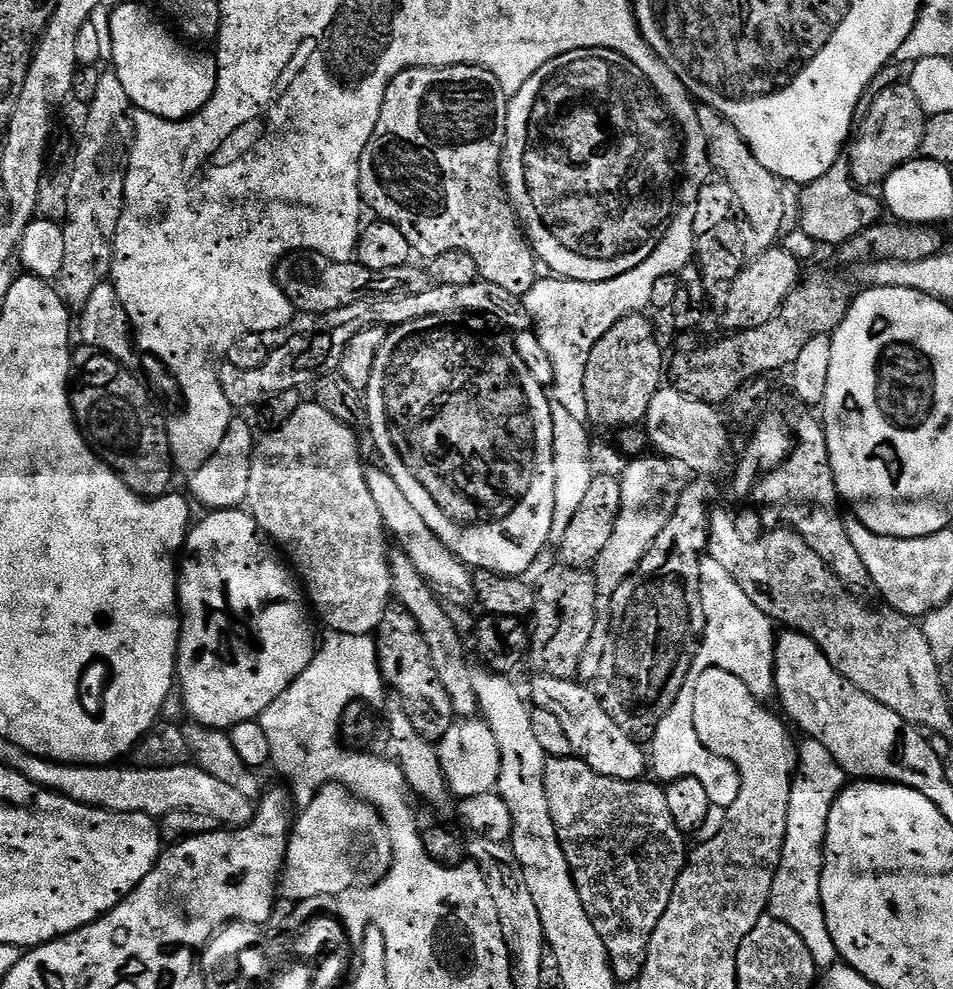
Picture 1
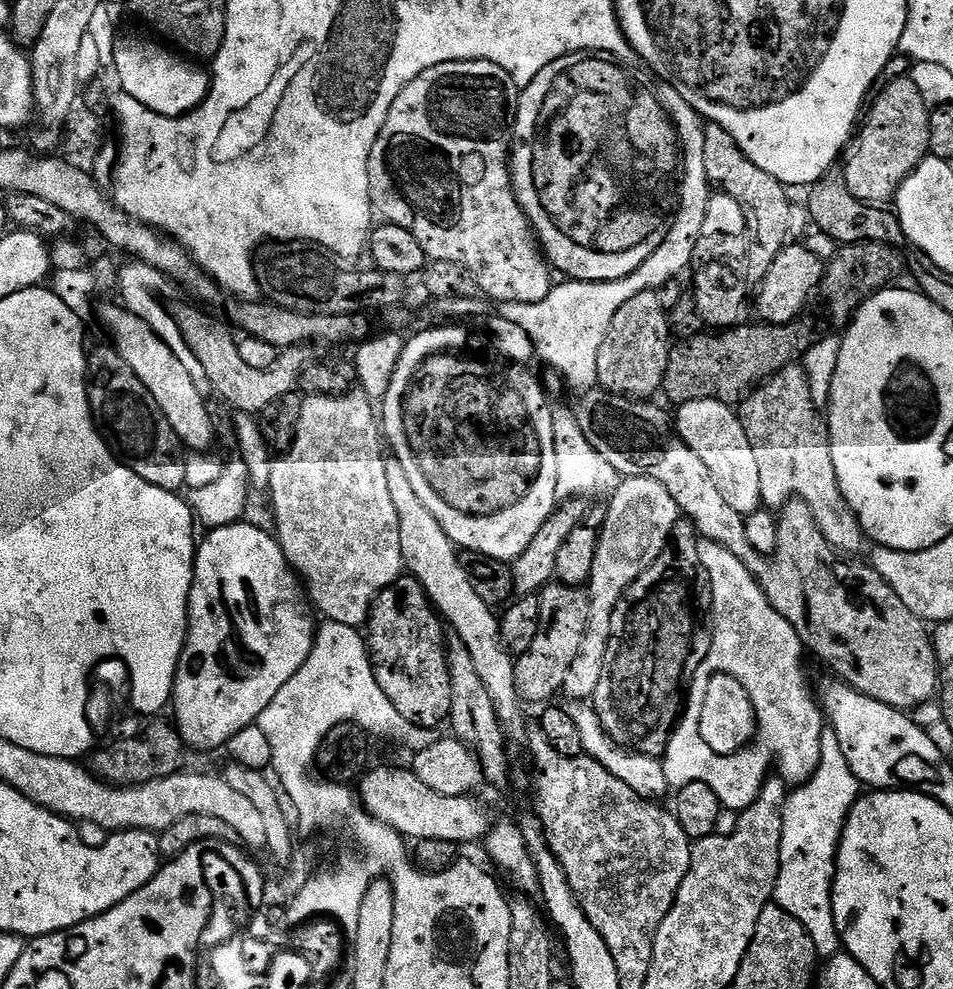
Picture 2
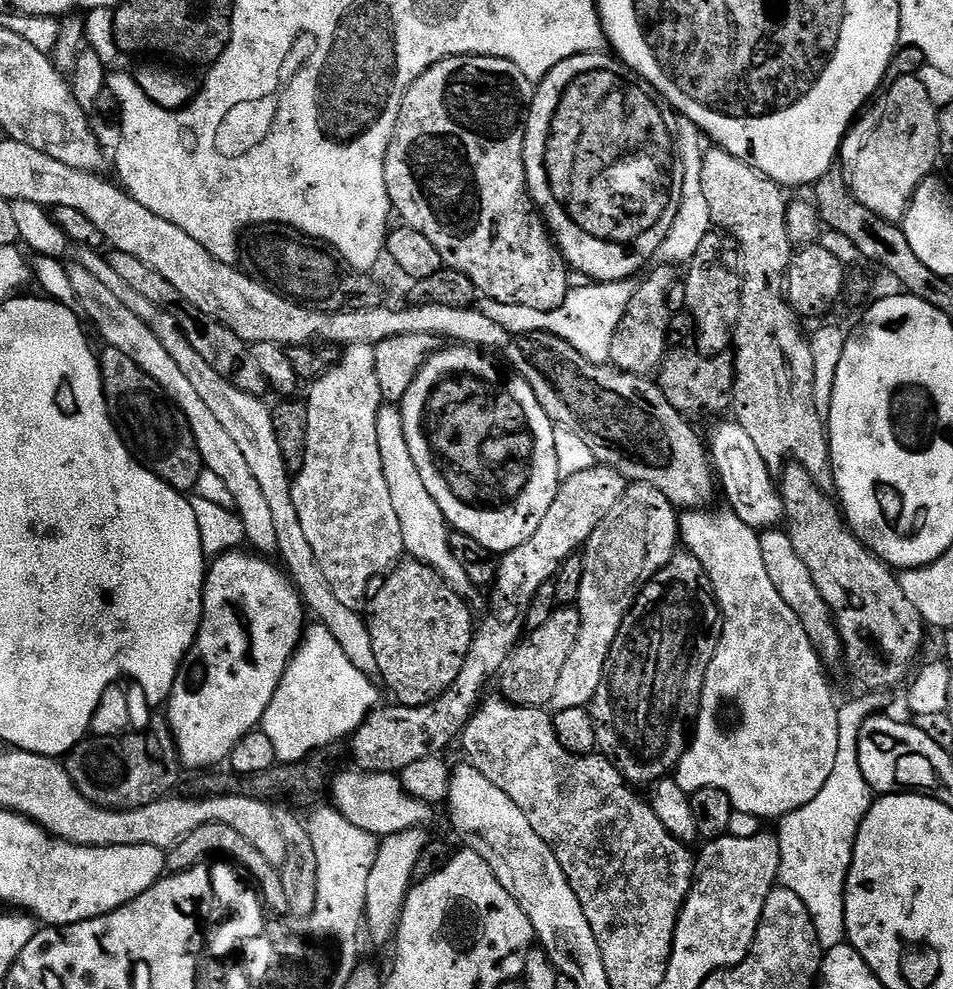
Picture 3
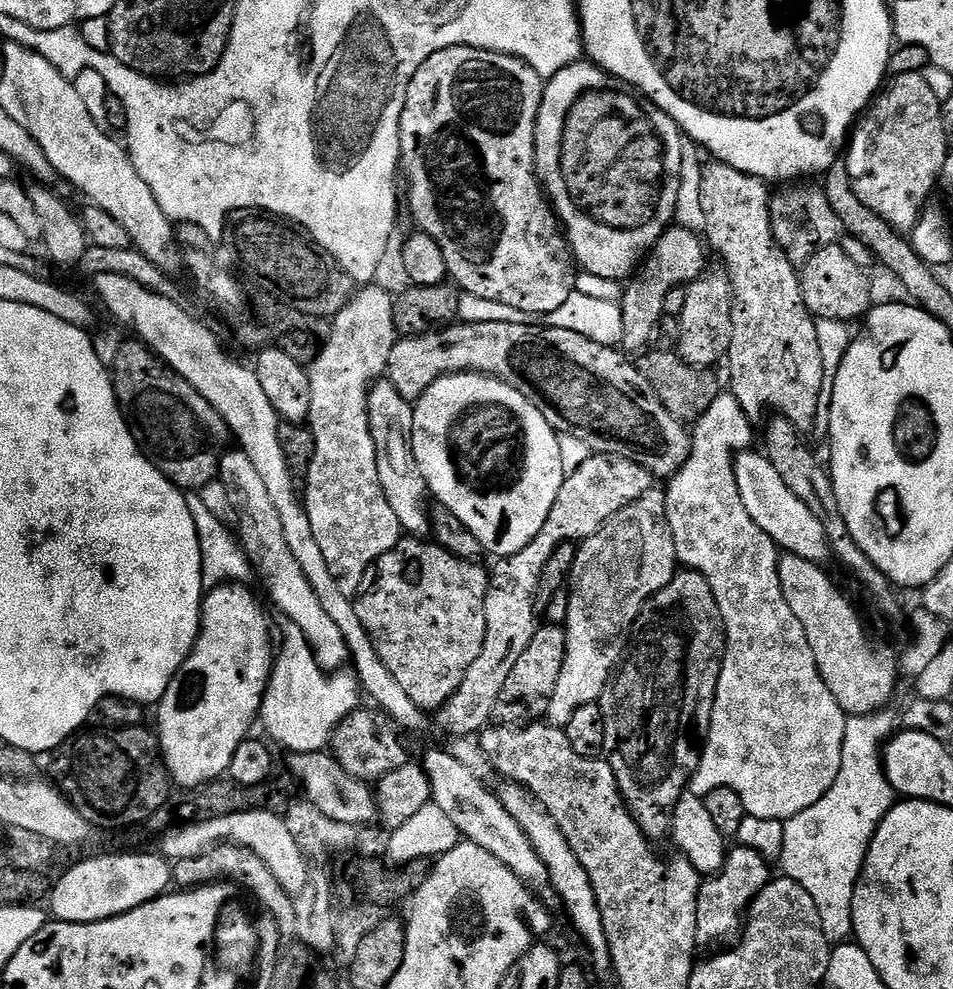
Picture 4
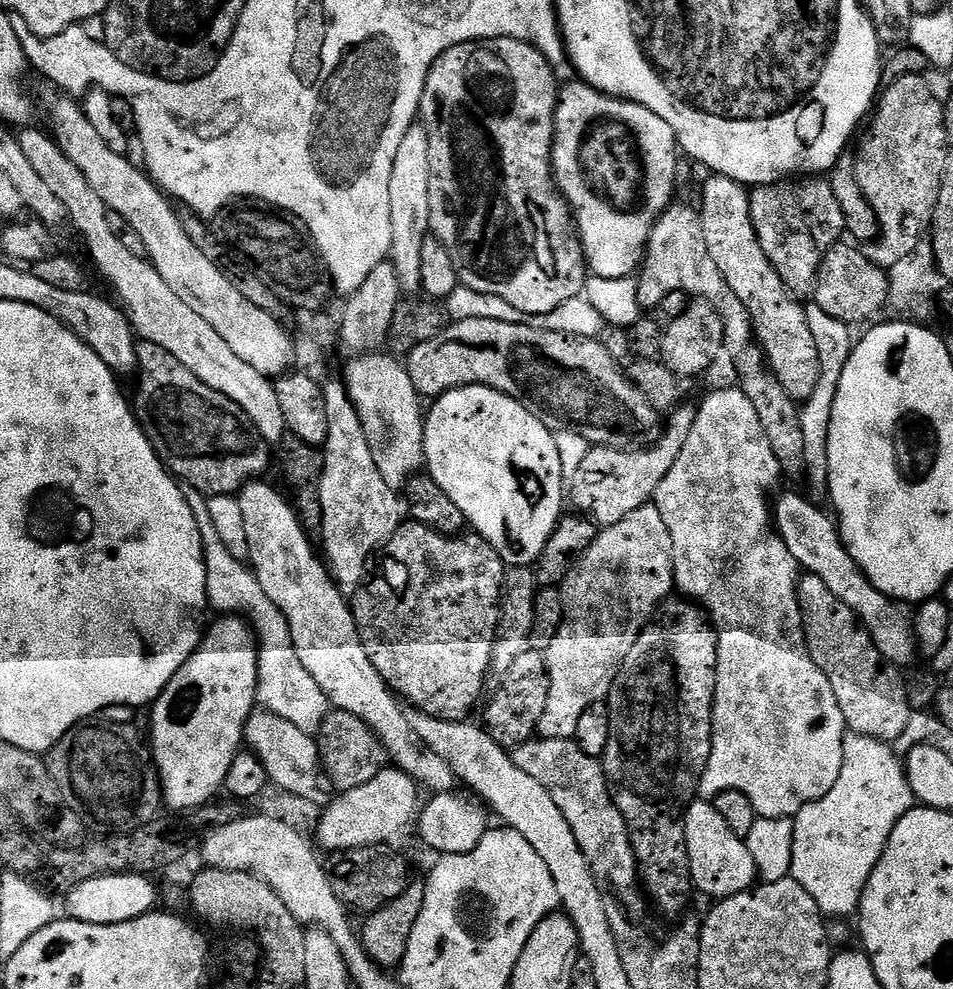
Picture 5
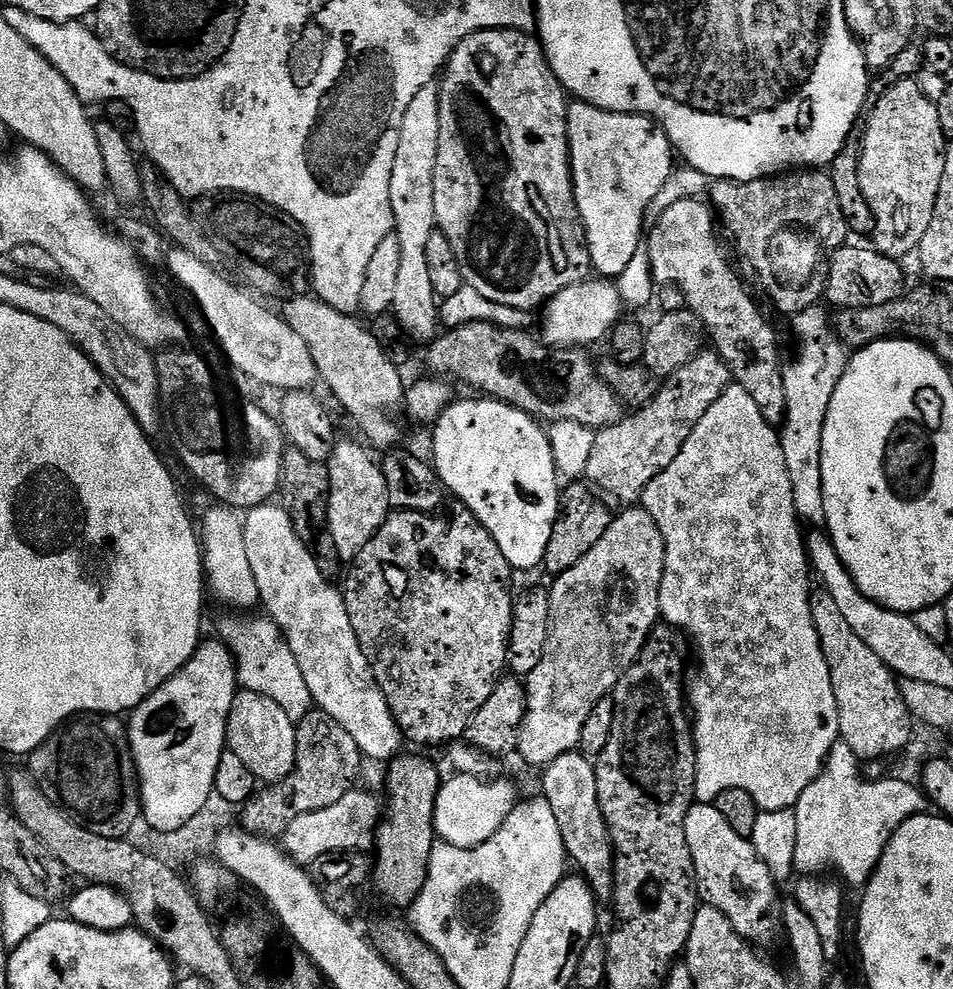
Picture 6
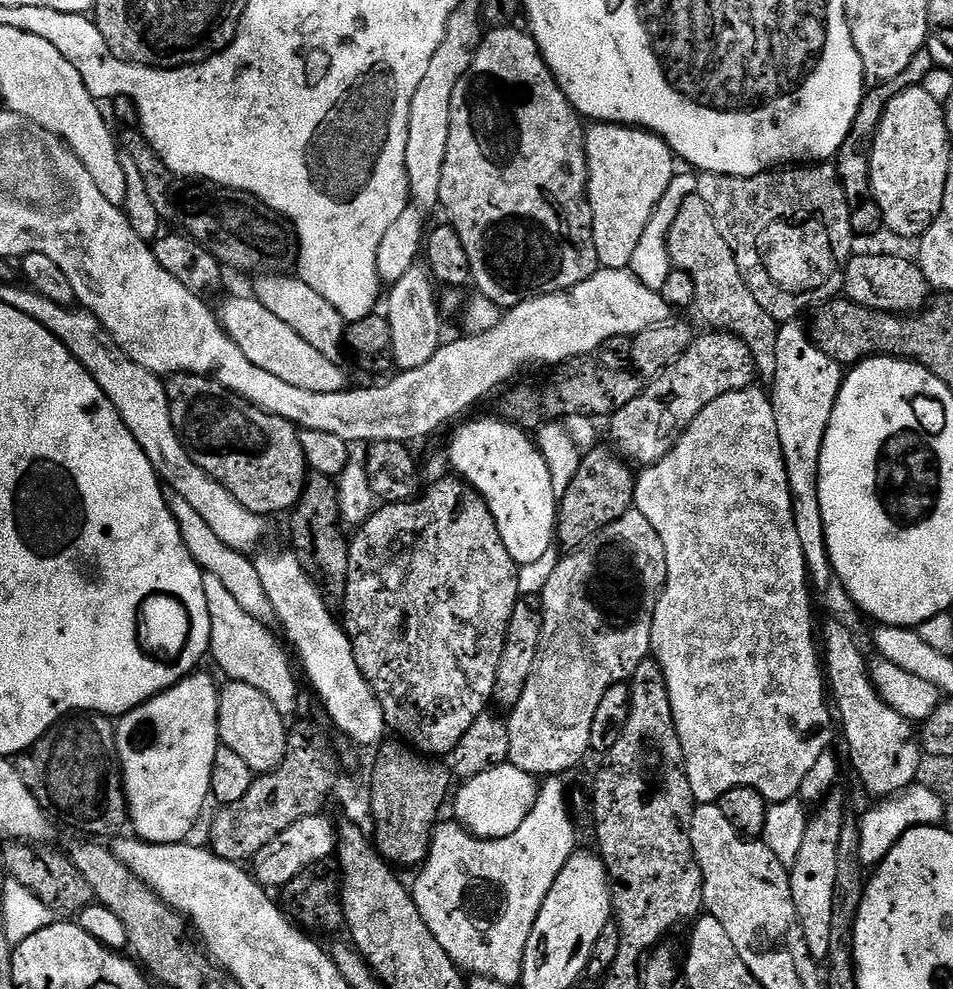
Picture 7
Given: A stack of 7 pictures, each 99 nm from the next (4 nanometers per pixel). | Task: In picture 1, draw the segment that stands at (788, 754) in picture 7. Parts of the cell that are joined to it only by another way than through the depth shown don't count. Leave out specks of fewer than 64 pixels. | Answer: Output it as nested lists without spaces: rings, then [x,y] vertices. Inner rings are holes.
[[[710,558],[701,559],[700,562],[700,589],[702,590],[702,610],[706,614],[704,640],[700,643],[700,653],[694,658],[694,666],[690,666],[690,674],[682,686],[674,706],[668,711],[666,718],[662,718],[660,727],[652,735],[650,768],[653,773],[656,771],[655,779],[660,782],[671,782],[683,776],[698,778],[698,782],[702,782],[702,787],[706,789],[712,806],[728,809],[734,802],[734,798],[738,798],[740,775],[729,760],[722,756],[713,756],[711,752],[706,751],[704,743],[700,741],[694,730],[694,682],[698,682],[698,678],[706,670],[721,668],[742,678],[742,682],[746,682],[750,694],[754,694],[765,702],[771,701],[776,690],[776,637],[778,632],[769,616],[762,614],[762,610],[758,610],[758,606],[754,606],[754,602],[750,602],[746,590],[742,590],[742,586],[738,586],[738,582],[734,582],[734,578],[730,578],[730,573],[720,563],[714,562]]]

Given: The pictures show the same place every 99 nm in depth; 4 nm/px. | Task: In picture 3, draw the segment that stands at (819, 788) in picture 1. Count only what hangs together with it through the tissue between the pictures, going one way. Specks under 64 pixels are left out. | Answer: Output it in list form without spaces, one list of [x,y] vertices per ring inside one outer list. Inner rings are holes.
[[[840,708],[838,714],[838,758],[834,770],[826,778],[826,786],[818,790],[814,802],[806,802],[798,810],[779,821],[780,879],[785,888],[794,890],[810,910],[814,930],[821,949],[827,950],[845,943],[846,910],[844,887],[854,854],[854,842],[862,826],[862,818],[870,810],[874,793],[862,774],[858,762],[858,738],[869,713],[860,708]]]

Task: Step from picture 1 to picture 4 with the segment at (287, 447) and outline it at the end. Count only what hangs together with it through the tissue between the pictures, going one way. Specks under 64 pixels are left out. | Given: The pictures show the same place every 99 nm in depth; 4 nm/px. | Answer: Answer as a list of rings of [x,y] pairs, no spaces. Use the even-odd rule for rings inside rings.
[[[361,287],[350,303],[338,315],[331,317],[332,333],[328,341],[323,341],[316,360],[307,365],[311,396],[307,423],[314,434],[316,449],[306,473],[308,485],[302,488],[302,499],[314,530],[314,539],[326,557],[326,566],[330,566],[330,574],[334,574],[338,590],[351,597],[361,591],[364,575],[402,538],[398,514],[394,514],[390,502],[386,502],[386,494],[378,478],[378,458],[374,438],[370,434],[368,393],[372,385],[387,373],[390,350],[394,350],[398,339],[394,326],[393,293],[376,287]]]

